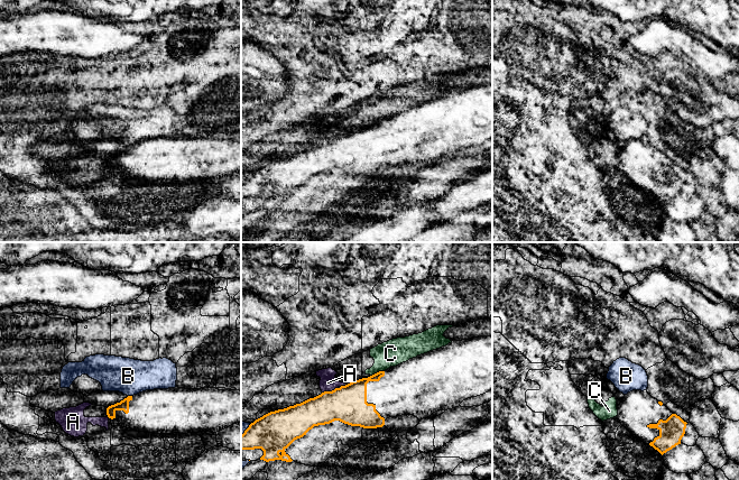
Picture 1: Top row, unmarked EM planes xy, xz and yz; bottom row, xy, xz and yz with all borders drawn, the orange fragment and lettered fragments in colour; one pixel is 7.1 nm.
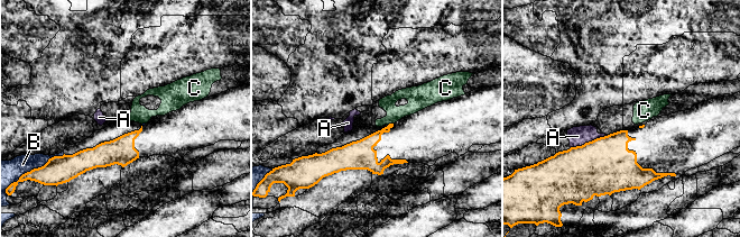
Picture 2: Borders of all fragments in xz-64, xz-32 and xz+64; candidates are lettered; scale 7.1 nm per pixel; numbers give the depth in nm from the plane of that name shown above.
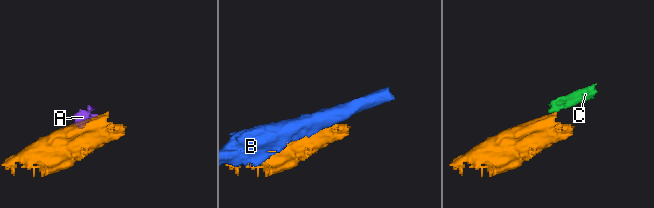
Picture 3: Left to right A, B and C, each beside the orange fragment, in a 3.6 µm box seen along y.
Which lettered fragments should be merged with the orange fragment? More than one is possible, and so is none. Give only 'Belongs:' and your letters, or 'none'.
Belongs: none

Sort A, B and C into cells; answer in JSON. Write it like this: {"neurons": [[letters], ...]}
{"neurons": [["A"], ["B"], ["C"]]}

